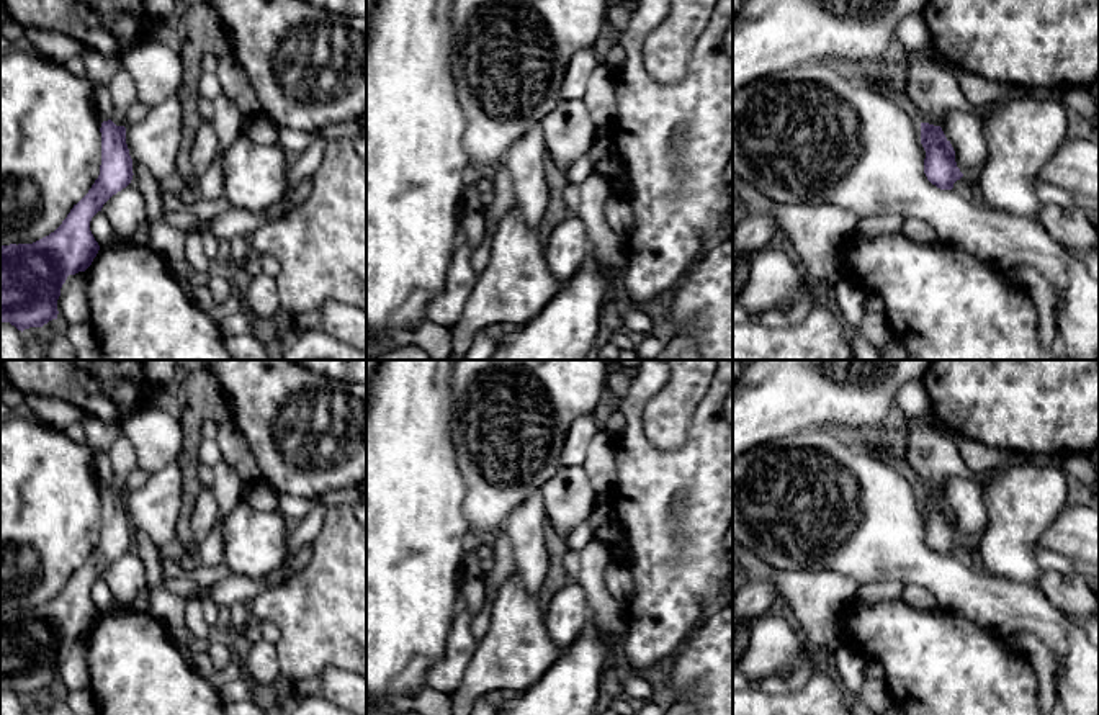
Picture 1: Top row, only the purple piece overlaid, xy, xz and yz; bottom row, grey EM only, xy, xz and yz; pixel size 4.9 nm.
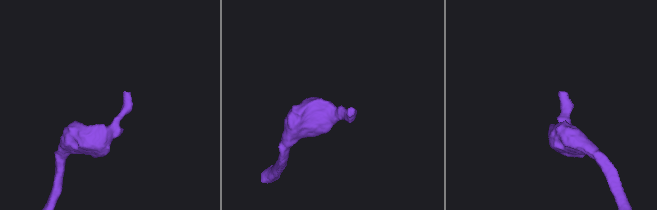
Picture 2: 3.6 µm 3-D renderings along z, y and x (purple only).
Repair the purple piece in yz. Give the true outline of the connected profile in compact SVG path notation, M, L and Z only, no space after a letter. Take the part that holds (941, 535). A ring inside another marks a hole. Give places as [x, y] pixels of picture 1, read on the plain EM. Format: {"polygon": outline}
{"polygon": "M906 424L904 458L921 491L921 510L926 517L924 540L940 556L952 556L963 543L955 517L940 494L942 479L957 468L953 447L942 442L926 425Z"}

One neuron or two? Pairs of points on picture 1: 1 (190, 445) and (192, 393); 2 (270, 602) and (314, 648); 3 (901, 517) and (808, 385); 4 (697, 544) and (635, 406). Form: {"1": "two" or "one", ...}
{"1": "one", "2": "one", "3": "two", "4": "one"}

